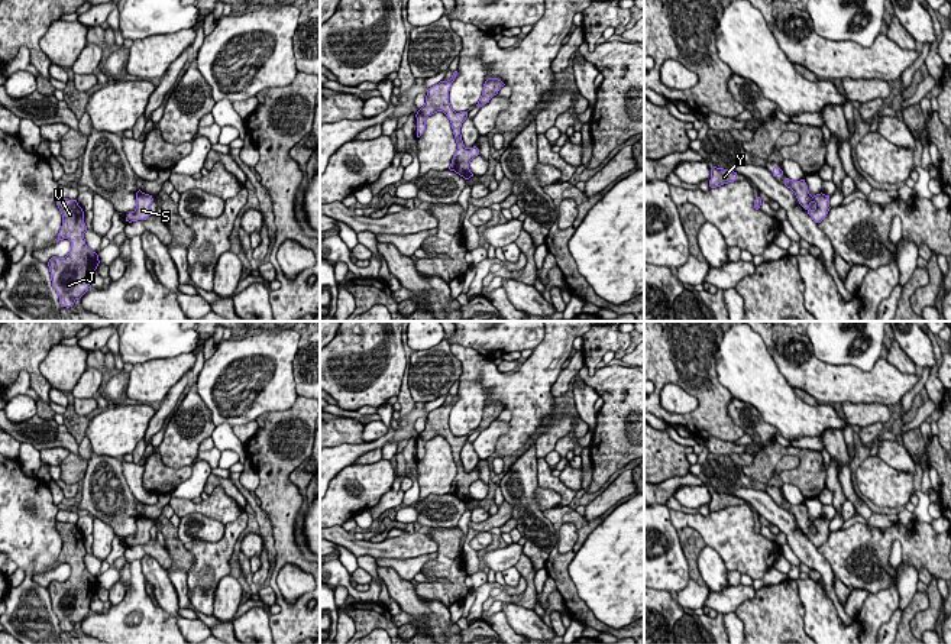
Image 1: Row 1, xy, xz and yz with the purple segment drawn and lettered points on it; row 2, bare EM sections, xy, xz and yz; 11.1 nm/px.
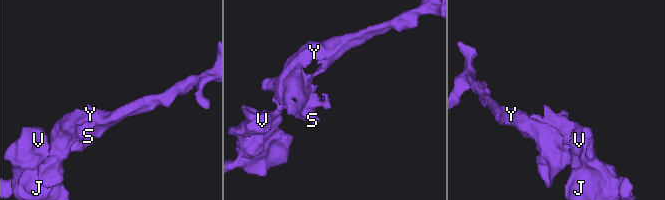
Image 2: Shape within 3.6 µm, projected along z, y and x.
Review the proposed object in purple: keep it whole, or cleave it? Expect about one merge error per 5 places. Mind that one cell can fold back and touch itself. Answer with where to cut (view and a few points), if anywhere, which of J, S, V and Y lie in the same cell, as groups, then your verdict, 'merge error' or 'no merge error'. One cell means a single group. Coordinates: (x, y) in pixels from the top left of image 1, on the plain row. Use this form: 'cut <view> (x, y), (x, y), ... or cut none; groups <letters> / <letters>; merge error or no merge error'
cut none; groups J S V Y; no merge error

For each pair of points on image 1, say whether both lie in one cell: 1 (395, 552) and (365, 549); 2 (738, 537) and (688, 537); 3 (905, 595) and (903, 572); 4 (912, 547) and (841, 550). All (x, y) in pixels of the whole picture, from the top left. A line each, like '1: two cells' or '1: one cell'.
1: one cell
2: two cells
3: one cell
4: one cell

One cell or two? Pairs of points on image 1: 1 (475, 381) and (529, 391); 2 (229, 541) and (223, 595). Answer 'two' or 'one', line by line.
1: one
2: two

